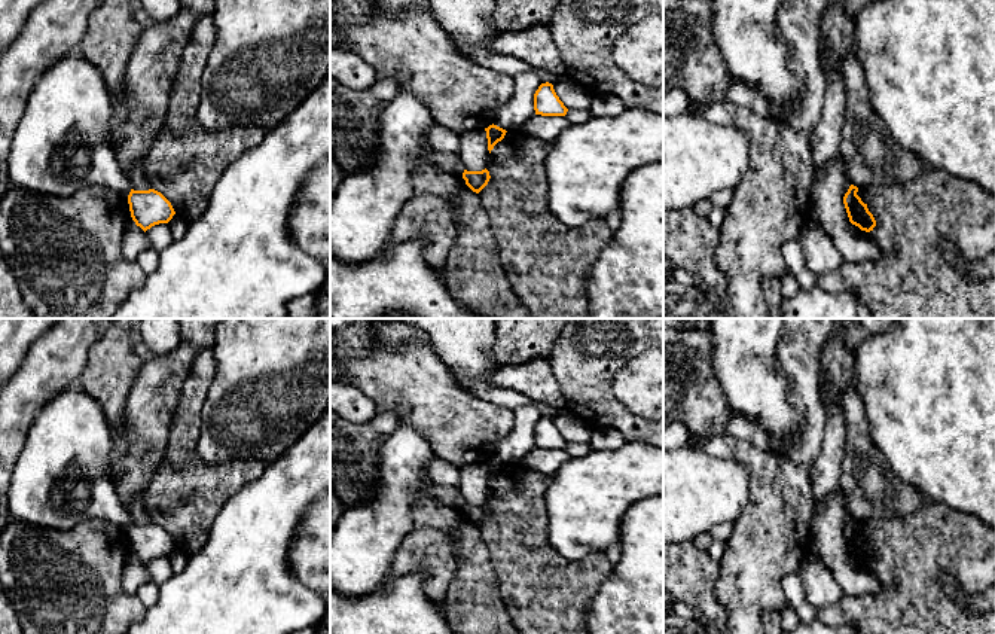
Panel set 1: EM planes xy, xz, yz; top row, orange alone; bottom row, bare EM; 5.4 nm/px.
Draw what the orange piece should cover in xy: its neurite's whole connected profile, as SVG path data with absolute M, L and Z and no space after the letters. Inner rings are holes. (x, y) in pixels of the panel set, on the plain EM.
M134 524L128 528L131 551L144 566L155 558L168 557L176 548L171 536L158 524Z

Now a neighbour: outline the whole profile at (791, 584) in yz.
M797 573L785 574L781 579L781 586L788 600L788 606L797 612L800 622L812 622L817 609L808 603L800 576Z

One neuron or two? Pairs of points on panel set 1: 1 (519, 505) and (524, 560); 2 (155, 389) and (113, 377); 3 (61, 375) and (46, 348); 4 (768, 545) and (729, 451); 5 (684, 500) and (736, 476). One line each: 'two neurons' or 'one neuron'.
1: one neuron
2: two neurons
3: one neuron
4: one neuron
5: one neuron

